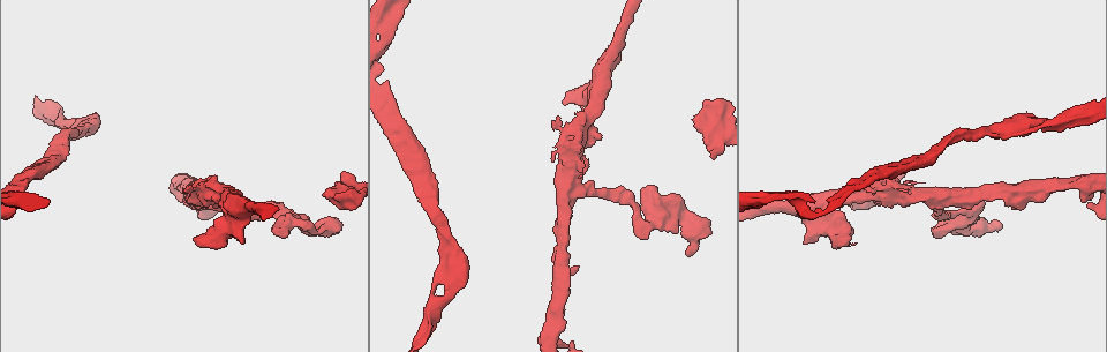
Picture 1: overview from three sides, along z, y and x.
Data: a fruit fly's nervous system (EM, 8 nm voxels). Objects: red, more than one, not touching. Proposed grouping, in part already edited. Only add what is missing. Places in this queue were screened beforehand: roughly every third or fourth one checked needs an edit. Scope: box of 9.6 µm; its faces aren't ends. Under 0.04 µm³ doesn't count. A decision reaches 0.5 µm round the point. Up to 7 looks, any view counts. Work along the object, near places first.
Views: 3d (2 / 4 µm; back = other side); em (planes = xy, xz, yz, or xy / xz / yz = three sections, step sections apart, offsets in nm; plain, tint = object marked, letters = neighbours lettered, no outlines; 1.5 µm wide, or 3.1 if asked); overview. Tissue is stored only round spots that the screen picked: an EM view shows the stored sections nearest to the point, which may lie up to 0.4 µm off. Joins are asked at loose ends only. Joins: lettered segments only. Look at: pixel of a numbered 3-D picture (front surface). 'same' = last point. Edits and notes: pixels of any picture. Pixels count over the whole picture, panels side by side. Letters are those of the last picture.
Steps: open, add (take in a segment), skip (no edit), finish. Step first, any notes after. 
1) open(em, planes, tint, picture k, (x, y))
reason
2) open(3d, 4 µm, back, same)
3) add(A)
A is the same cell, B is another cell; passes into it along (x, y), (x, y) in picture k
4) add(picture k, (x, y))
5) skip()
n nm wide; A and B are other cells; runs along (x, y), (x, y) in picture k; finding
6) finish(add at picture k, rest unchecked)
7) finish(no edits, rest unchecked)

open(3d, 2 µm, picture 1, (572, 340))
branch stops here

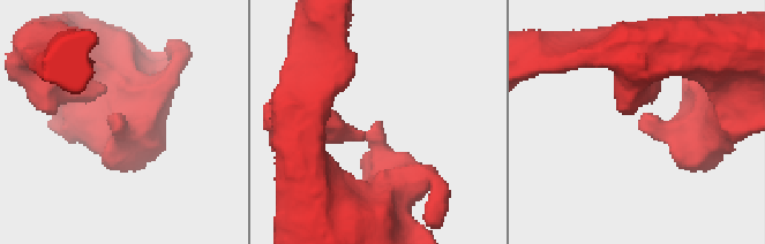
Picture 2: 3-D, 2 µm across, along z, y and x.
open(em, planes, letters, picture 2, (376, 122))
now the EM

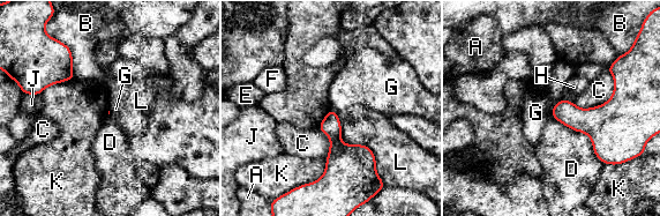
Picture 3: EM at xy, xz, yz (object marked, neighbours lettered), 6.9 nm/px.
skip()
D touches over 480 nm; A, B, C, D, E, F, G, H, J, K and L are other cells; border along (554, 104), (552, 117) in picture 3; none of them fits

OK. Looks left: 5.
open(em, planes, letters, picture 1, (1011, 208))
branch stops here

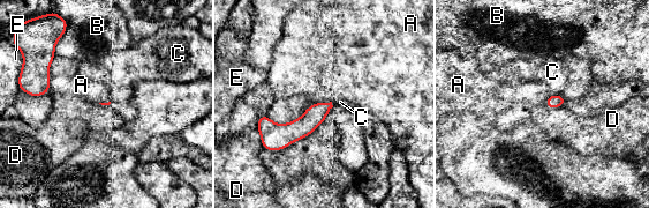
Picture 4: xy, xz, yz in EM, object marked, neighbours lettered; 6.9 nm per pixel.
skip()
A, B, C, D and E are other cells; runs along (329, 105), (297, 130), (259, 127) in picture 4; no lettered segment goes on from it

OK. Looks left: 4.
open(3d, 4 µm, picture 1, (395, 25))

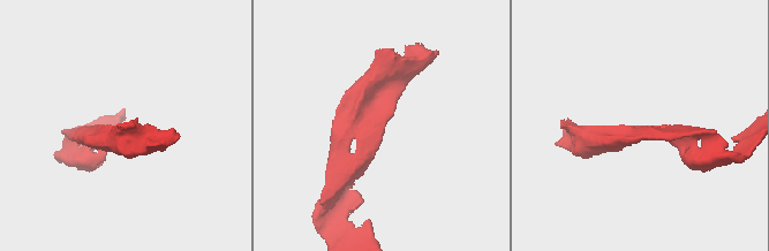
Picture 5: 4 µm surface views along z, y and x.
open(em, planes, letters, picture 5, (636, 125))
now the EM

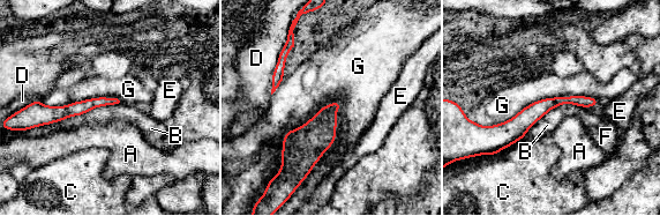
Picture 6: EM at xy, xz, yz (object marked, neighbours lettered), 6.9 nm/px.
skip()
A, B, C, D, E, F and G are other cells; no lettered segment goes on from it

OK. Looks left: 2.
finish(no edits, rest unchecked)

